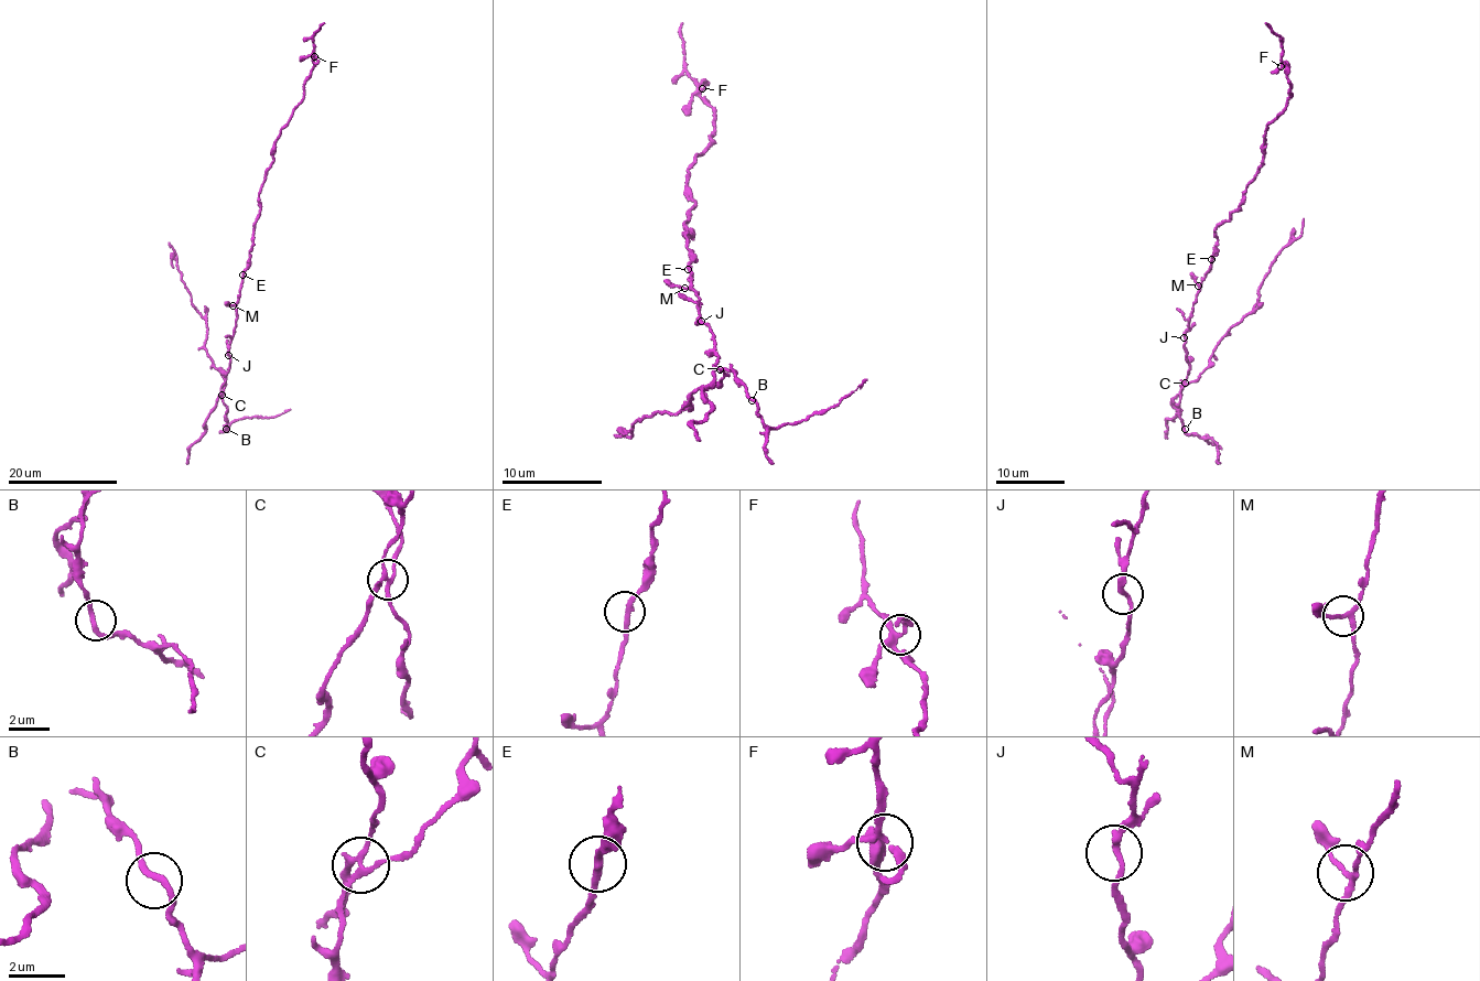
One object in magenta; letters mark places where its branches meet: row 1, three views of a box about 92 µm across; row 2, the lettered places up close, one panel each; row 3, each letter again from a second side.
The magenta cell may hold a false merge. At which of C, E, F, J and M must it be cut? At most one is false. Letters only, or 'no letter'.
C

